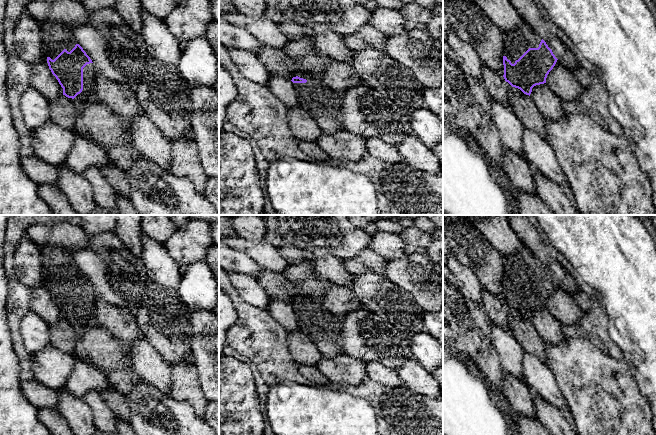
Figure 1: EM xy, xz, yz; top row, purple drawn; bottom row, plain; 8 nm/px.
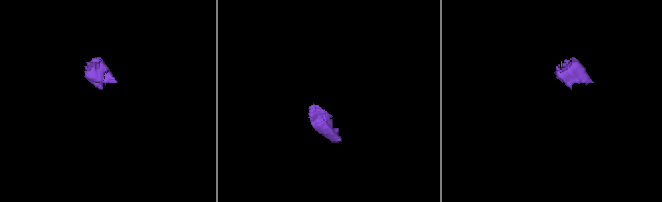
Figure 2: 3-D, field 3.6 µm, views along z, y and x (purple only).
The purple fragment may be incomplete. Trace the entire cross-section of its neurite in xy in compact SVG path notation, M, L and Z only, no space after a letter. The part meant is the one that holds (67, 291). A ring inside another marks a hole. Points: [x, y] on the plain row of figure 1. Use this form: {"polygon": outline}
{"polygon": "M40 247L43 284L63 312L63 319L77 329L97 324L95 288L78 268L71 251Z"}

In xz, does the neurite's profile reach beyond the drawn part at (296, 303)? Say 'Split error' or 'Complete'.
Split error

